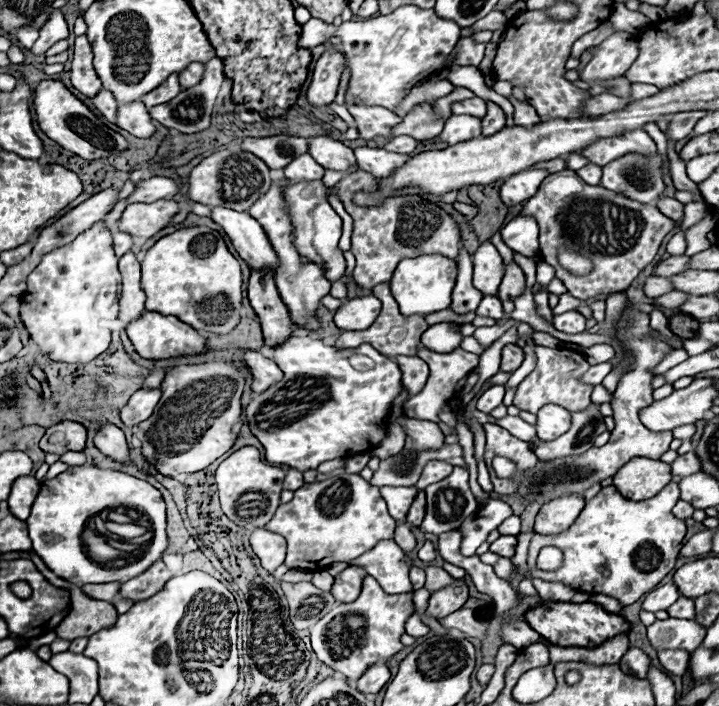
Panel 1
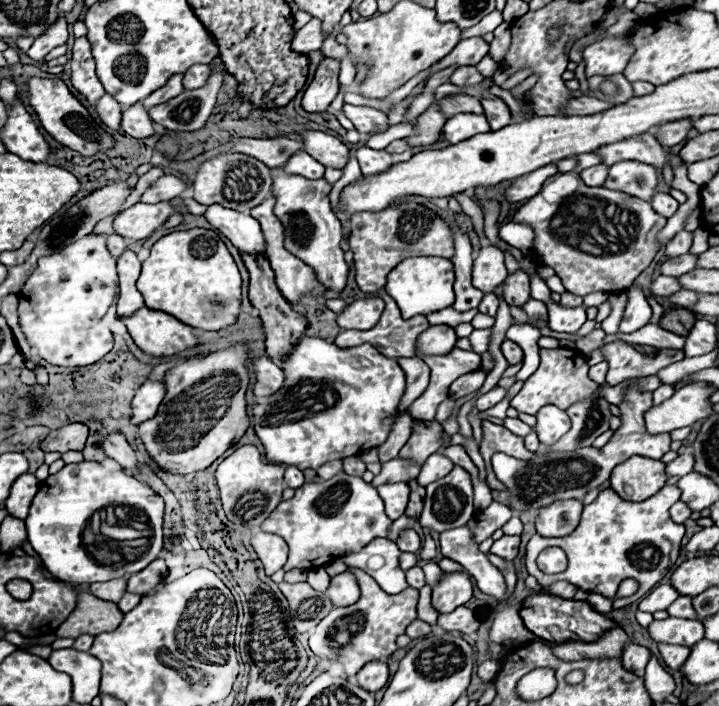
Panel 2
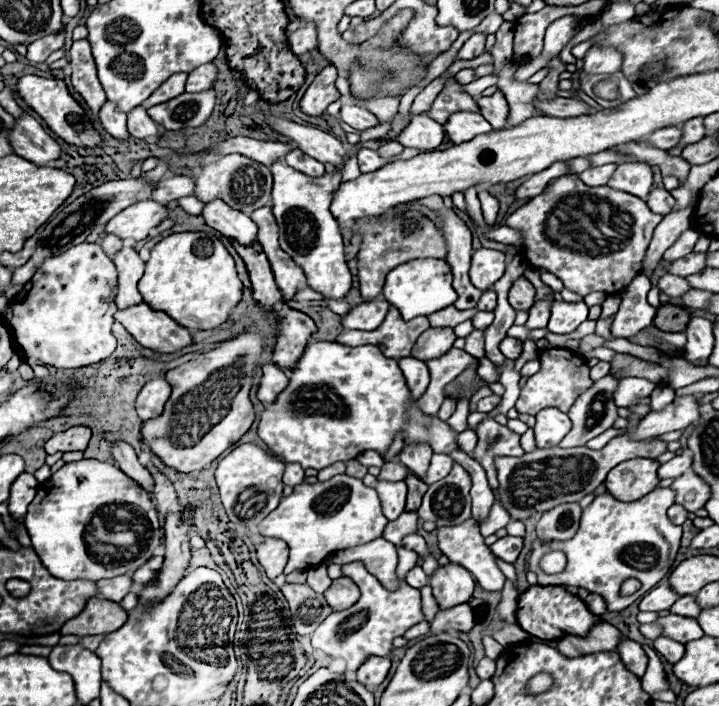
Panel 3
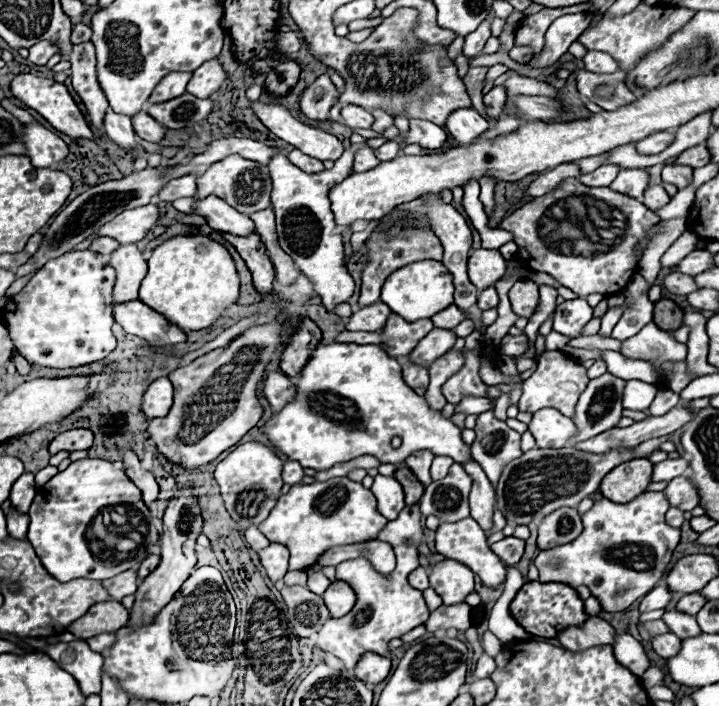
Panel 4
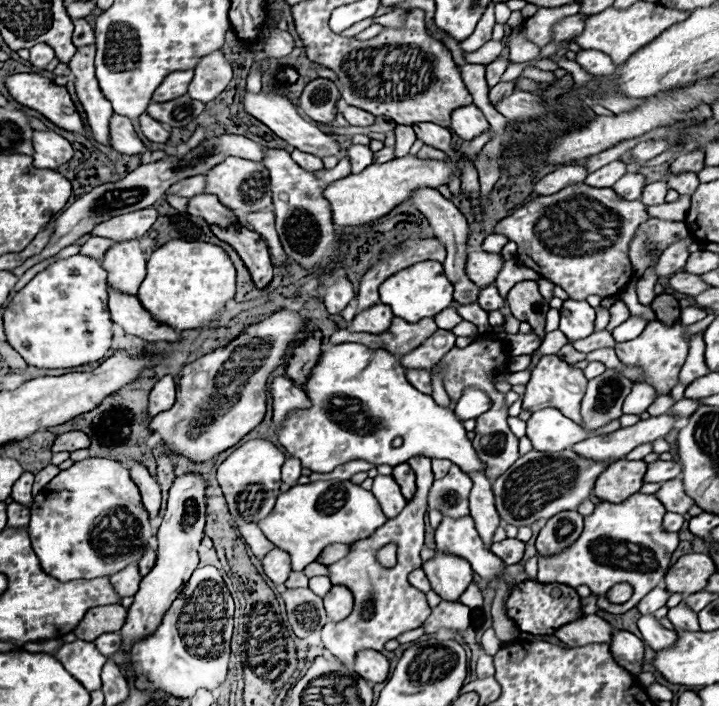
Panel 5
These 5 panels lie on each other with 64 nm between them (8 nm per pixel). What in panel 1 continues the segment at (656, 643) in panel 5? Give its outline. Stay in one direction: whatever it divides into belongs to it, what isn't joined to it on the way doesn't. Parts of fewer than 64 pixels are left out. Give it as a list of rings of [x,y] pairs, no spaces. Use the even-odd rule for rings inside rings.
[[[662,650],[662,652],[658,652],[658,658],[670,676],[682,676],[686,672],[690,652],[686,652],[686,650]]]

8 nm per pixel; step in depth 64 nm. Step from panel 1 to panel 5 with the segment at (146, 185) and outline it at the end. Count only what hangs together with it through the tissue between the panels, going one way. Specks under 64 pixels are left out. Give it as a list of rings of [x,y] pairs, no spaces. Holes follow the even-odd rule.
[[[194,176],[194,178],[186,178],[182,182],[176,182],[174,186],[170,186],[168,192],[182,194],[184,198],[190,198],[192,194],[202,194],[204,190],[206,190],[206,178],[204,176]]]

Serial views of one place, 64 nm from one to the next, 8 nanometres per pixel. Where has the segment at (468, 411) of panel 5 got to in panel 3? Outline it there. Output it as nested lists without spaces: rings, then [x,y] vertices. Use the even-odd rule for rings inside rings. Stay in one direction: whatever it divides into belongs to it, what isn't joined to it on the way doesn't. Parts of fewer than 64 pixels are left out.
[[[492,394],[488,398],[482,398],[482,400],[476,402],[476,412],[490,412],[490,410],[494,410],[498,406],[498,402],[500,402],[500,396],[498,394]]]

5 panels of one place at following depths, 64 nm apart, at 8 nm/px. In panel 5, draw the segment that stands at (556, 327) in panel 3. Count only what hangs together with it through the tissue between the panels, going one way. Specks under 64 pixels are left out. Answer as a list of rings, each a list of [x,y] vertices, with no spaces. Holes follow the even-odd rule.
[[[566,300],[564,306],[560,308],[560,332],[564,332],[570,342],[594,334],[594,320],[596,320],[596,310],[588,302]]]

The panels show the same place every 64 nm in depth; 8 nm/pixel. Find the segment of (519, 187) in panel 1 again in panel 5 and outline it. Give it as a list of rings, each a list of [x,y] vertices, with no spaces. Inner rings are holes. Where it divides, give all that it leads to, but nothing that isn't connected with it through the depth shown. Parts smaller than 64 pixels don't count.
[[[560,166],[558,170],[554,170],[542,178],[534,186],[534,192],[540,196],[550,196],[550,194],[556,194],[570,184],[584,182],[586,176],[588,176],[588,170],[584,166]]]

